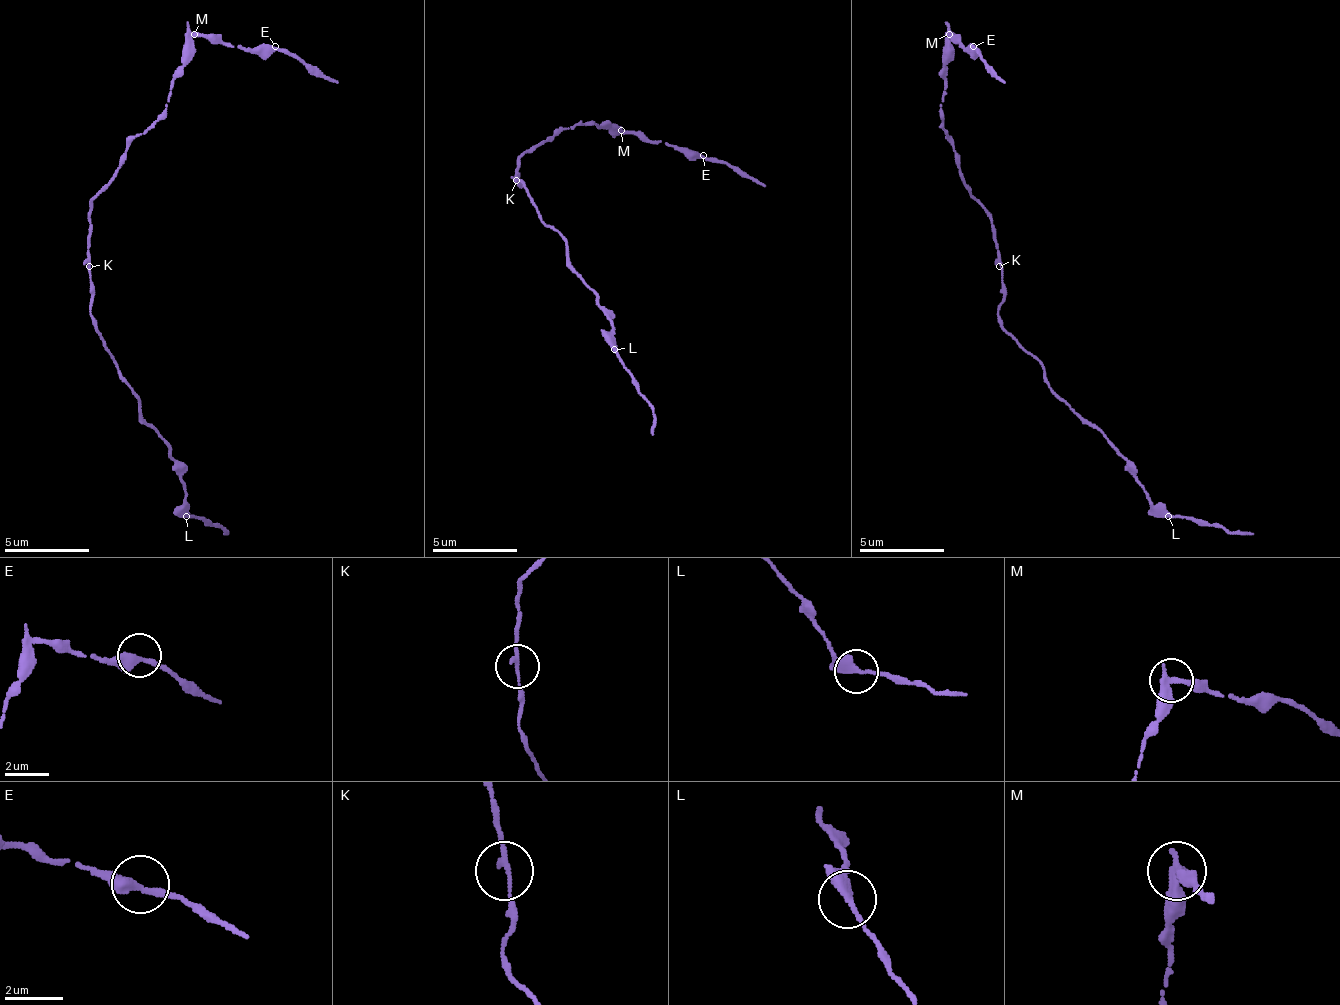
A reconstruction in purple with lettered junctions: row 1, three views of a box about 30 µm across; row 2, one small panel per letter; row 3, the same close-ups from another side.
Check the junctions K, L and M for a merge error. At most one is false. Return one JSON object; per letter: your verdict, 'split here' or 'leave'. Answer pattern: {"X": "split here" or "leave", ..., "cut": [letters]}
{"K": "leave", "L": "leave", "M": "split here", "cut": ["M"]}

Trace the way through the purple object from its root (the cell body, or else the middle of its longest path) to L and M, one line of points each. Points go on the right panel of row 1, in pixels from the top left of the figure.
L: (1003, 262), (999, 308), (1003, 325), (1041, 363), (1045, 380), (1104, 435), (1134, 482), (1168, 516)
M: (1003, 262), (990, 211), (965, 181), (939, 109), (944, 101), (944, 42), (948, 33)

